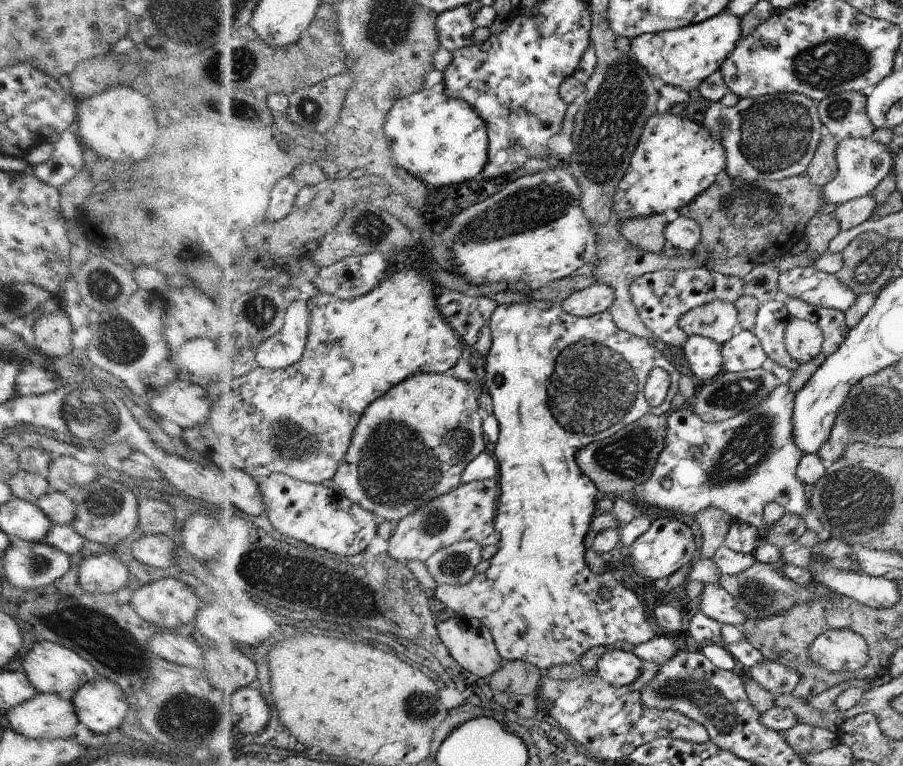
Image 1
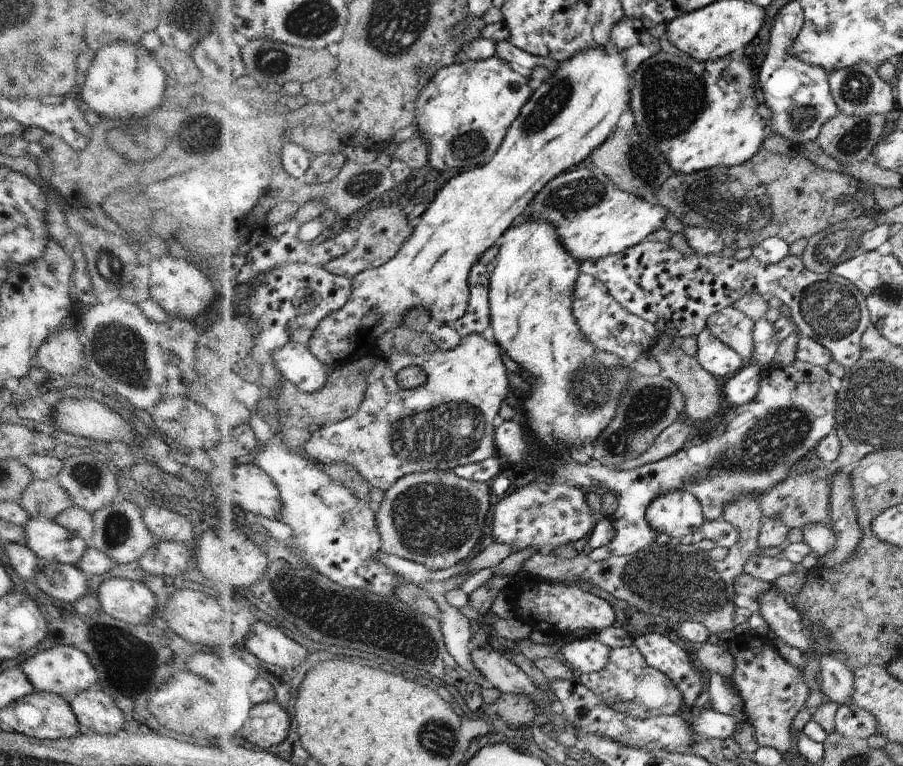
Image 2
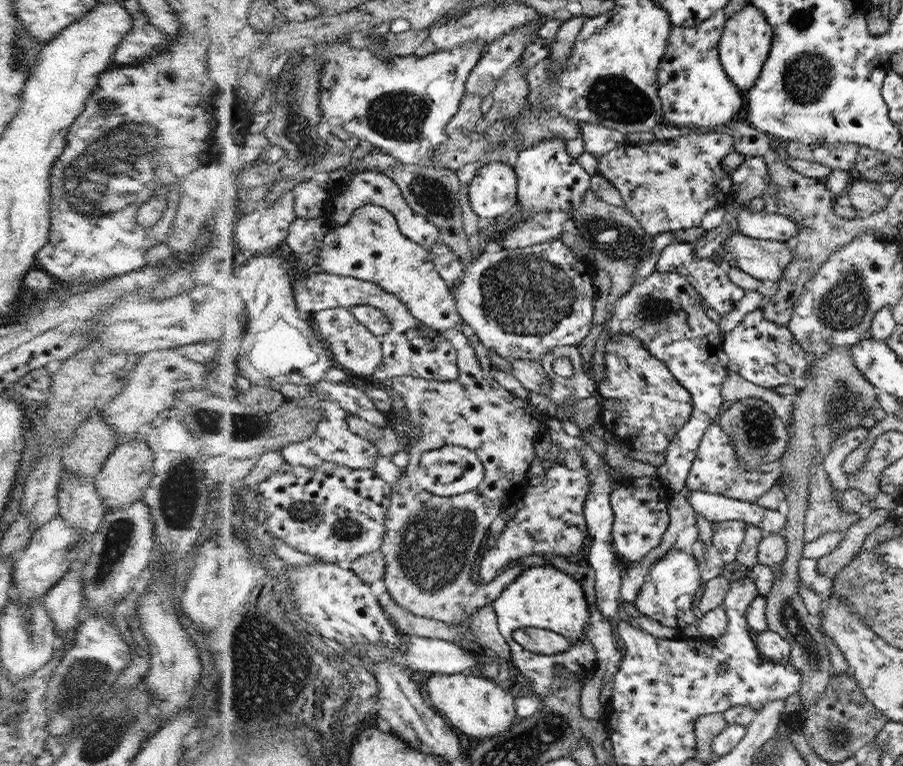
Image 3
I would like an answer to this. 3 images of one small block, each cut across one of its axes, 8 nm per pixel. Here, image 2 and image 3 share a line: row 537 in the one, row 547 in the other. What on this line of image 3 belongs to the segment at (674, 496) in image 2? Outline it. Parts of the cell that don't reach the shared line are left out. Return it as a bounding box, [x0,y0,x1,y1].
[632,547,704,630]

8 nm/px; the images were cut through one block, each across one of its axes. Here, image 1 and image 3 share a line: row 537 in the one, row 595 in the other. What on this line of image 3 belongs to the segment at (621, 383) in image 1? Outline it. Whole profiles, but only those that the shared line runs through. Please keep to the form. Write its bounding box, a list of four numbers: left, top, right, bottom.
[492,564,595,697]

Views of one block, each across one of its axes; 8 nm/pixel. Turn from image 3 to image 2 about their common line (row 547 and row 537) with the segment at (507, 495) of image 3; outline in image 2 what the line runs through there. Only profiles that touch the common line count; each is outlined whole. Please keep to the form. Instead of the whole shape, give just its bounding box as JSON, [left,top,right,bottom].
[378,470,490,570]

